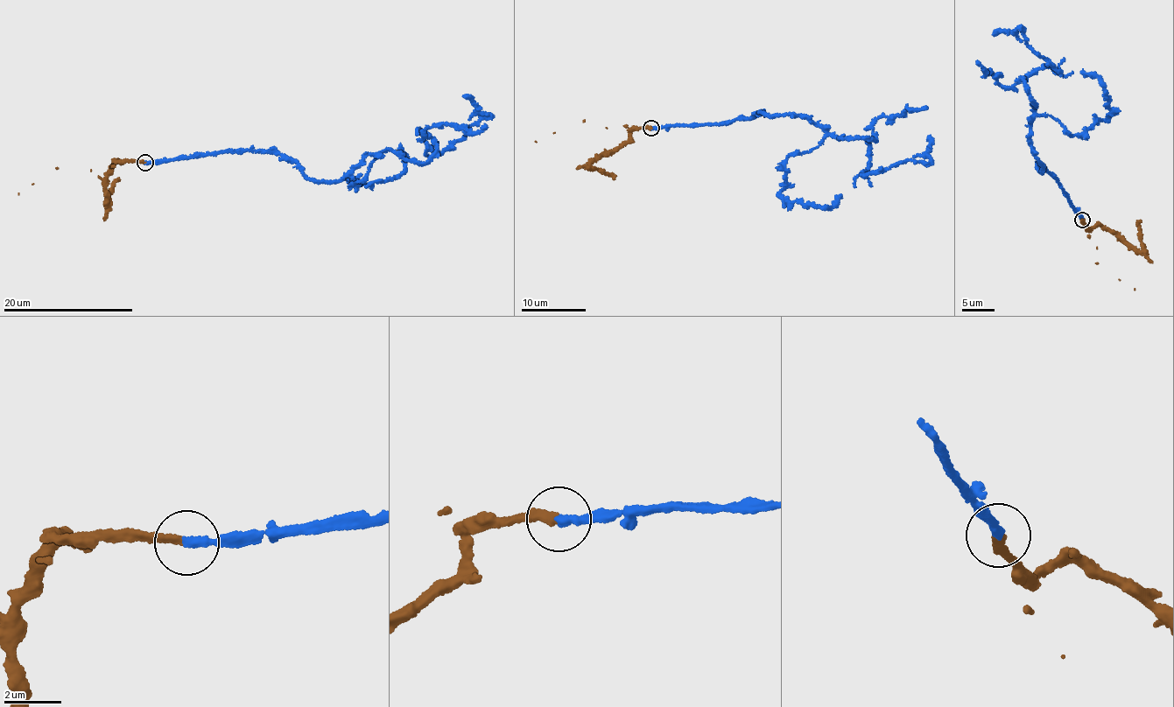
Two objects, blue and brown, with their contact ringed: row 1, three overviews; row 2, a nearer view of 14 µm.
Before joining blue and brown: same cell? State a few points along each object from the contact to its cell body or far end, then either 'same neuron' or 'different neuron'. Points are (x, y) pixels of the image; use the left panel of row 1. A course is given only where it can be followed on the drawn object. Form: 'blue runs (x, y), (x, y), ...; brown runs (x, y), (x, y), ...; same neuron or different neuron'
blue runs (145, 162), (273, 147), (326, 181), (381, 150), (425, 162), (419, 131), (437, 153), (488, 116), (463, 94); brown runs (145, 162), (130, 161), (91, 170), (58, 168), (18, 194); same neuron

